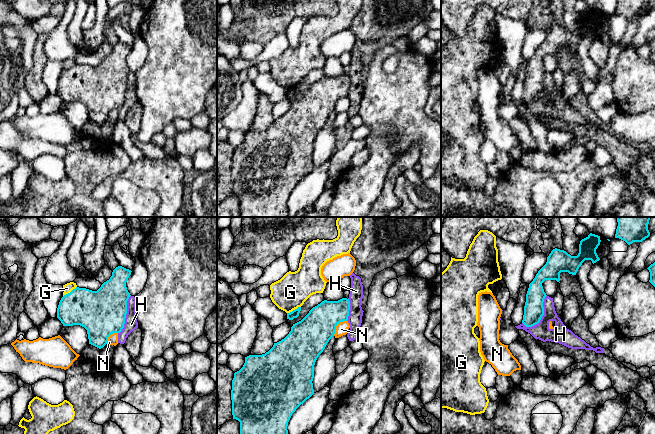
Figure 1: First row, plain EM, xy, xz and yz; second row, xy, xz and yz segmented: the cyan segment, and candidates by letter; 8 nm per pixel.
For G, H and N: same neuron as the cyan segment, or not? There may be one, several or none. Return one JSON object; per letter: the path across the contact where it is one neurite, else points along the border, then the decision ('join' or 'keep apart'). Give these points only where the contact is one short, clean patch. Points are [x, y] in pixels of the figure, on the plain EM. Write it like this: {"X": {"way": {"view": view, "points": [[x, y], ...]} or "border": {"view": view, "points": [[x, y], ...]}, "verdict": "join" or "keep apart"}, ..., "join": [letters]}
{"G": {"verdict": "keep apart"}, "H": {"border": {"view": "yz", "points": [[546, 71], [541, 95], [526, 103]]}, "verdict": "keep apart"}, "N": {"border": {"view": "xz", "points": [[346, 96], [341, 97], [336, 102], [333, 111]]}, "verdict": "keep apart"}, "join": []}

